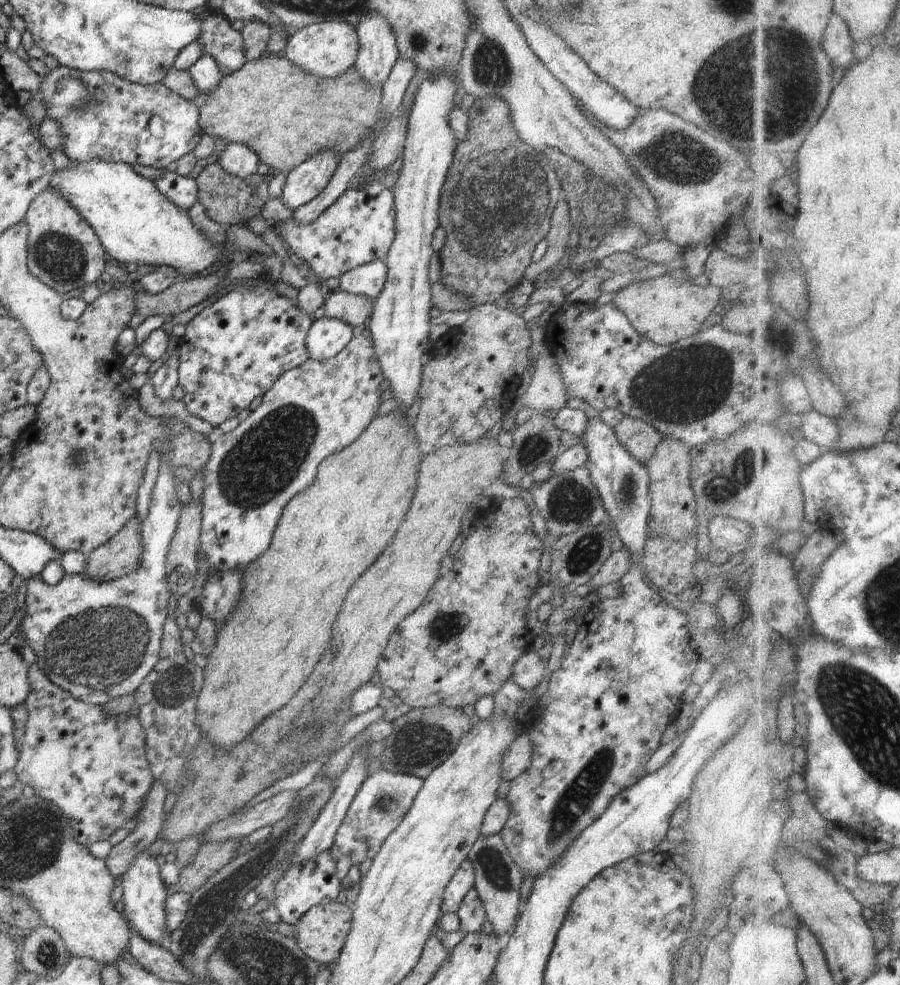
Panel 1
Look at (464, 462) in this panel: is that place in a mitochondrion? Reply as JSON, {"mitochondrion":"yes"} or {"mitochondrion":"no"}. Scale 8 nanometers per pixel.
{"mitochondrion":"no"}

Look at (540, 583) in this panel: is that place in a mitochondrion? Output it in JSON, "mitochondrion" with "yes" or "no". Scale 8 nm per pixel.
{"mitochondrion":"no"}

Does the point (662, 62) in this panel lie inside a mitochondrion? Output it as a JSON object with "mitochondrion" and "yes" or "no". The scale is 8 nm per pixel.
{"mitochondrion":"no"}

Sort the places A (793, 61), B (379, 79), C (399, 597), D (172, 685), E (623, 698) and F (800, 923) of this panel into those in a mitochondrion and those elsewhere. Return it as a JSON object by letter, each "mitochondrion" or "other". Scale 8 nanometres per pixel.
{"A":"mitochondrion","B":"other","C":"other","D":"mitochondrion","E":"other","F":"other"}

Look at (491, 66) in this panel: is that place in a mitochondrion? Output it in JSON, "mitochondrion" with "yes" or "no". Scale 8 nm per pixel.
{"mitochondrion":"yes"}

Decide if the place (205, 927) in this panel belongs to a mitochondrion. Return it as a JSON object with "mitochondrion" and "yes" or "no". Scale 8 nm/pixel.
{"mitochondrion":"yes"}

